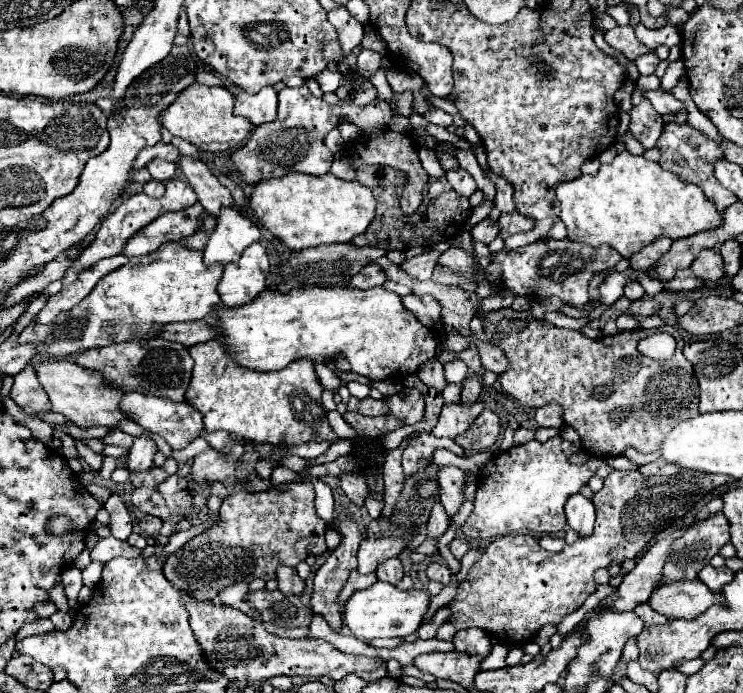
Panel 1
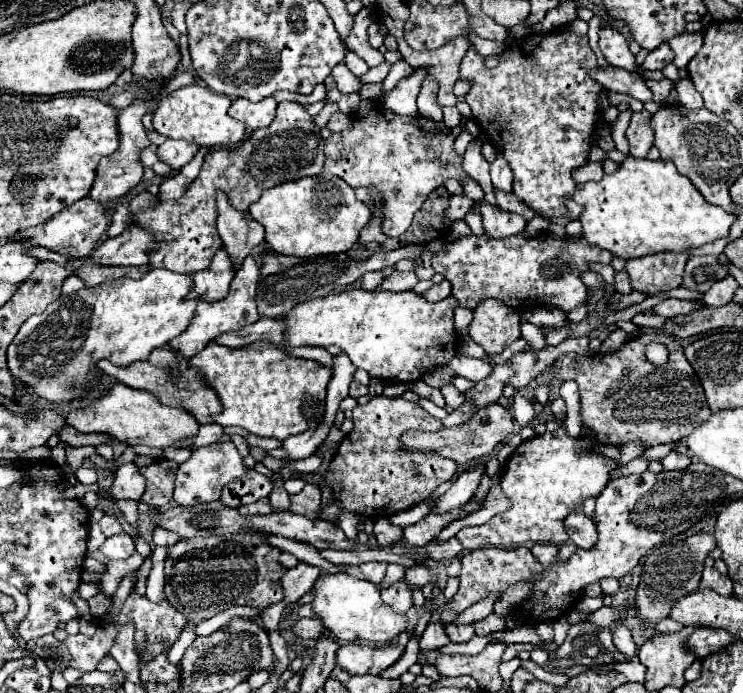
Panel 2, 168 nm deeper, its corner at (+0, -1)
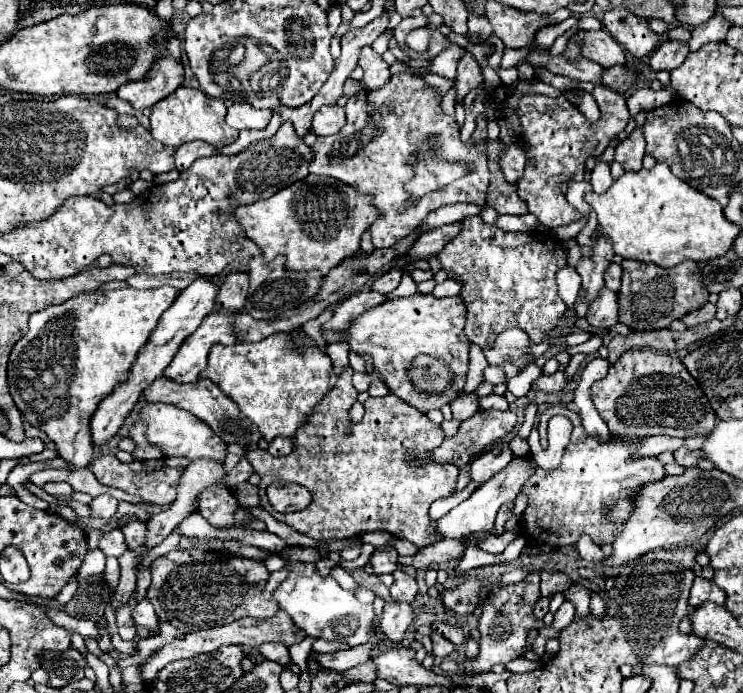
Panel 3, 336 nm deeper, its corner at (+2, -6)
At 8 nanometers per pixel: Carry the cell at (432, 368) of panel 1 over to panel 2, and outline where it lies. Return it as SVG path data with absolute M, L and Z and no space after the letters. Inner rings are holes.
M443 385L443 387L441 387L441 393L443 393L443 397L445 397L447 405L451 405L453 409L461 407L461 405L463 405L463 401L465 401L465 395L463 395L463 393L459 393L453 385Z

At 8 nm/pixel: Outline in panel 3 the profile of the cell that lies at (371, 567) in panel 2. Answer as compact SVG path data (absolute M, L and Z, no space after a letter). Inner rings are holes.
M391 550L391 552L375 552L369 562L371 562L375 574L381 576L381 574L391 574L391 572L397 570L397 558L399 556L397 556L395 550Z

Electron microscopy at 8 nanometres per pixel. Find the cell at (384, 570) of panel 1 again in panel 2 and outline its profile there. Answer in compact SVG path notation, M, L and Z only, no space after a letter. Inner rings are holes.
M397 581L393 587L381 591L381 599L385 601L385 605L397 609L397 613L407 613L407 609L413 605L411 597L411 589L403 581Z

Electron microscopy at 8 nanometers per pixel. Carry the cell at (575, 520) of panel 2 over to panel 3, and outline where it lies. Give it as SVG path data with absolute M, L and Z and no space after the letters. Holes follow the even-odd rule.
M581 534L581 536L579 536L575 548L577 548L577 554L579 554L583 560L587 560L587 562L599 564L599 562L605 558L605 554L601 552L601 546L595 544L587 534Z

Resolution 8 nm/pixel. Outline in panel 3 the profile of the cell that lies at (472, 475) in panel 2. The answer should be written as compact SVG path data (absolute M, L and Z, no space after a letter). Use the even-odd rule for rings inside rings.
M501 444L501 446L495 446L491 450L485 450L483 454L479 454L479 458L475 458L471 462L471 468L469 468L471 482L475 482L477 486L485 484L499 470L503 470L511 460L513 460L513 456L511 456L511 450L509 450L507 444Z

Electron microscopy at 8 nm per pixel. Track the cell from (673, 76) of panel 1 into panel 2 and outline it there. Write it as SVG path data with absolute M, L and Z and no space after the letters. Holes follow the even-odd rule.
M703 31L681 33L681 35L673 37L669 41L669 45L671 45L673 53L675 53L675 59L673 59L675 67L683 69L691 61L691 57L701 49L701 45L703 45Z

